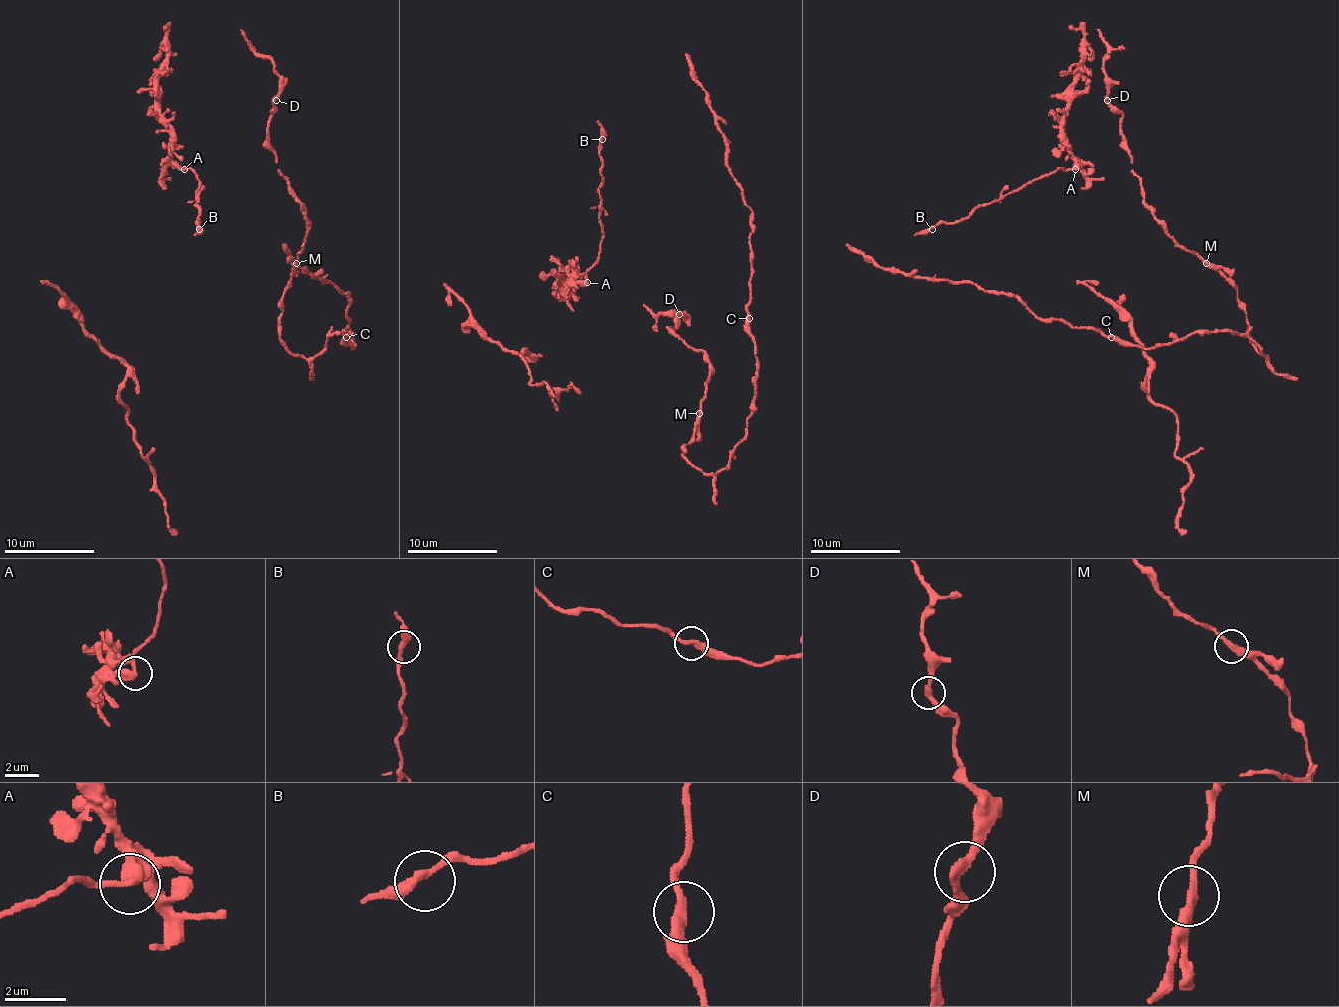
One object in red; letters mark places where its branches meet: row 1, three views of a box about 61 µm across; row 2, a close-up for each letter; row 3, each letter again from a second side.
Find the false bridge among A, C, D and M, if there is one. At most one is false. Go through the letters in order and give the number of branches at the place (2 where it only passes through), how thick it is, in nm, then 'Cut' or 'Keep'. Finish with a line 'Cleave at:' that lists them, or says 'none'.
A: Branches: 2. Thickness 320 nm. Cut
C: Branches: 2. Thickness 280 nm. Keep
D: Branches: 2. Thickness 260 nm. Keep
M: Branches: 2. Thickness 300 nm. Keep
Cleave at: A

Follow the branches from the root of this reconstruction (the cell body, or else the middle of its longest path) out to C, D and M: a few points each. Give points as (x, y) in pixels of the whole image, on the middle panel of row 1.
C: (670, 327), (711, 368), (684, 456), (717, 474), (751, 413), (756, 347), (749, 318)
D: (670, 327), (674, 327), (679, 314)
M: (670, 327), (708, 361), (711, 377), (699, 413)

